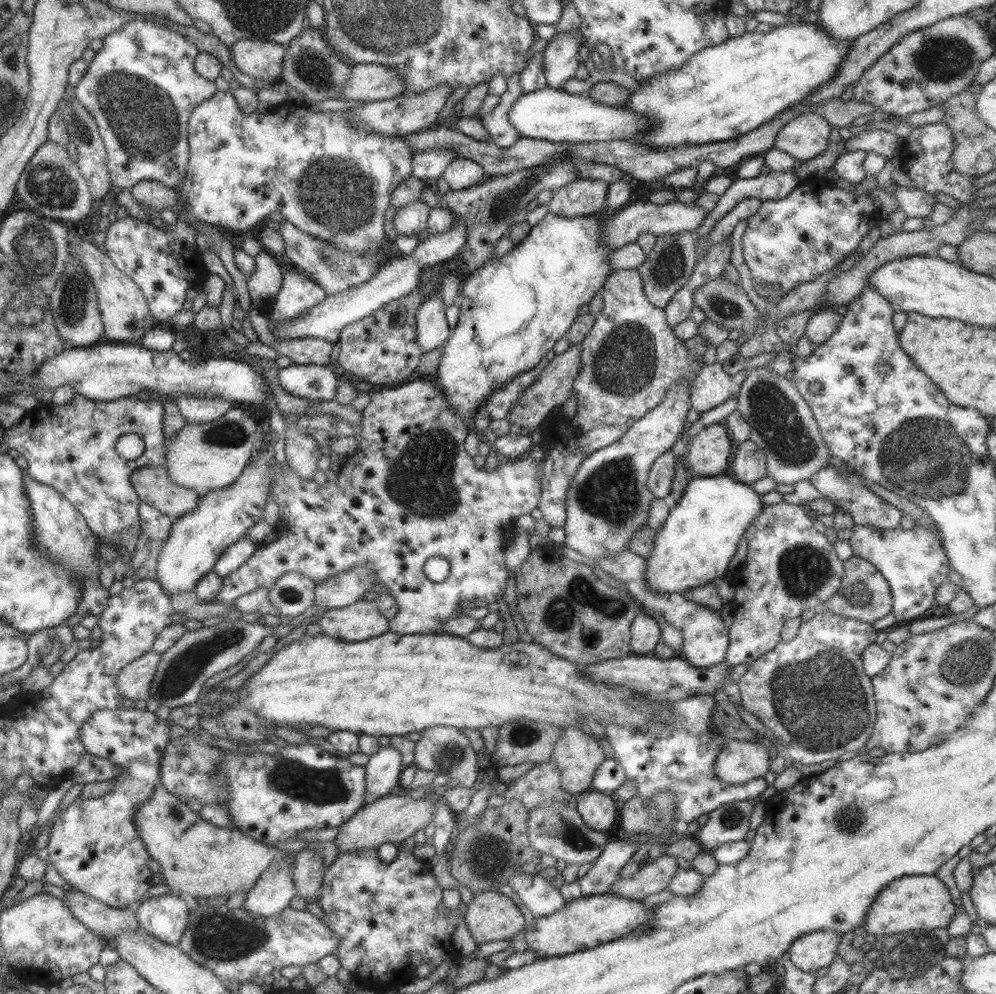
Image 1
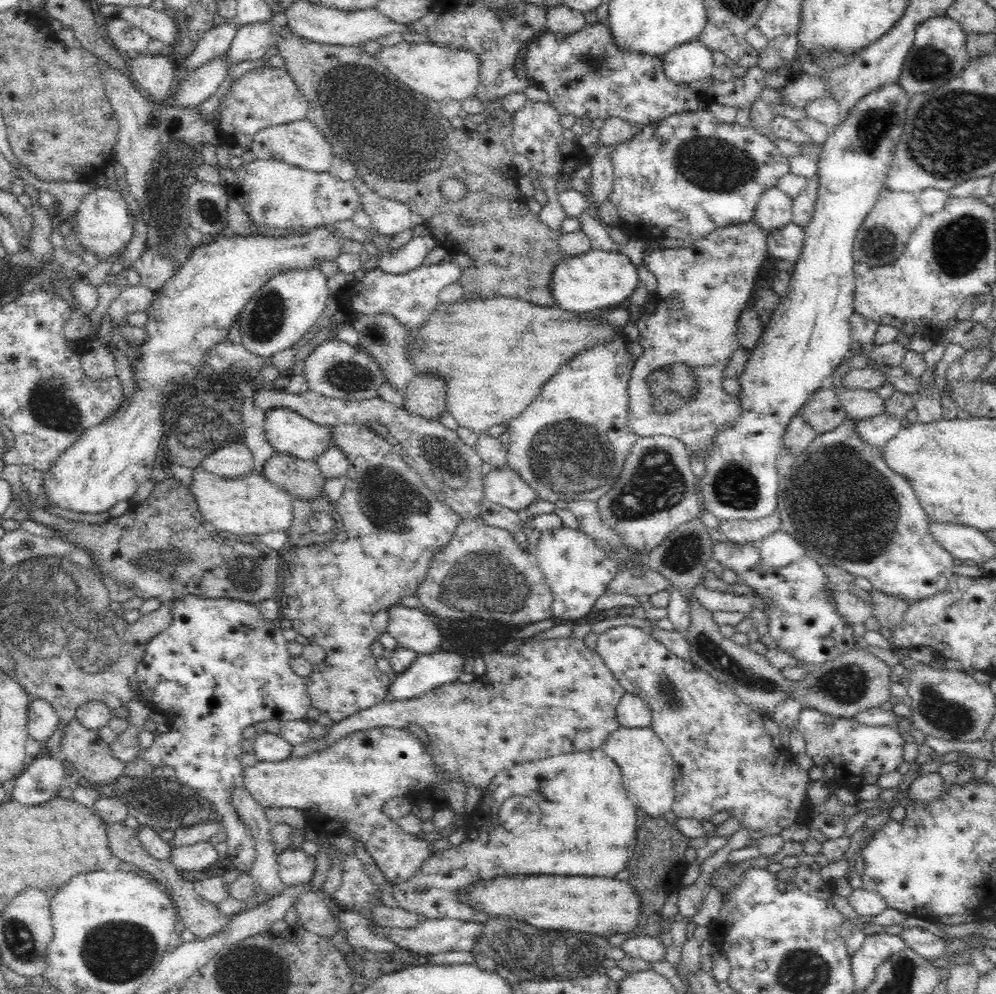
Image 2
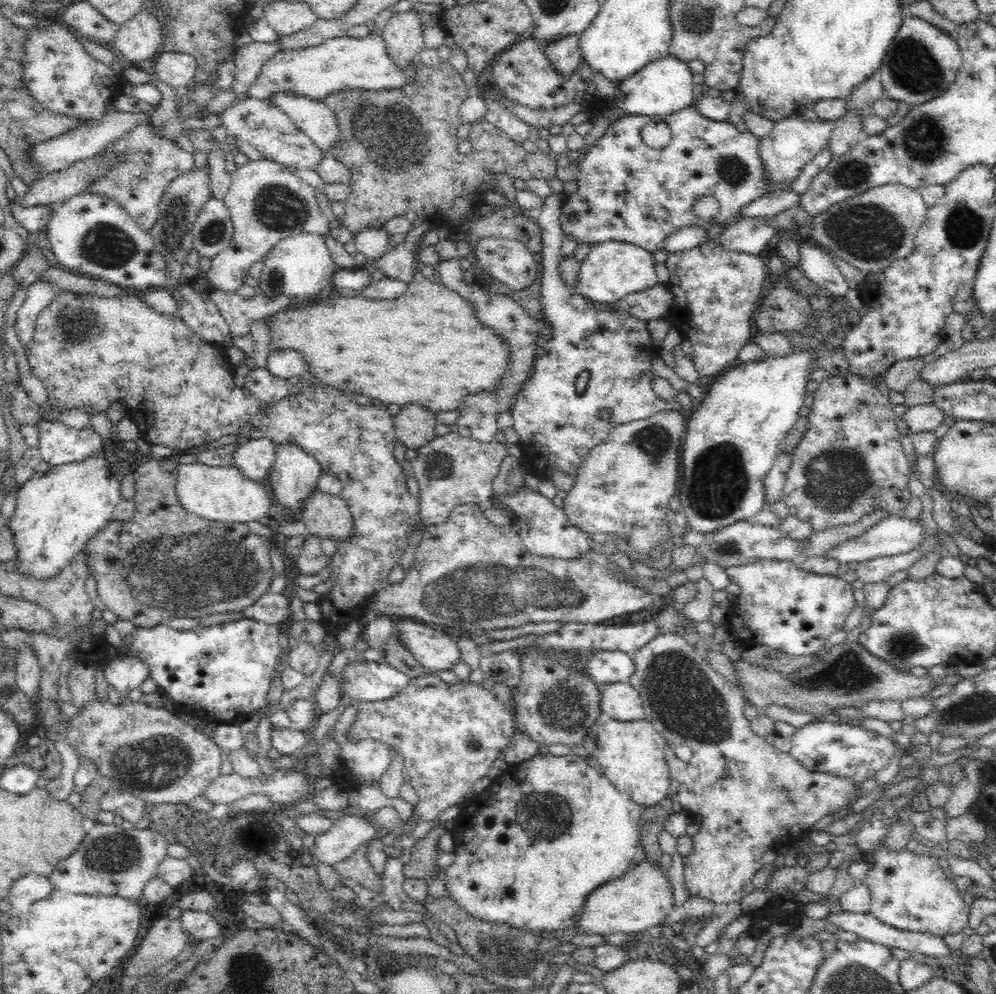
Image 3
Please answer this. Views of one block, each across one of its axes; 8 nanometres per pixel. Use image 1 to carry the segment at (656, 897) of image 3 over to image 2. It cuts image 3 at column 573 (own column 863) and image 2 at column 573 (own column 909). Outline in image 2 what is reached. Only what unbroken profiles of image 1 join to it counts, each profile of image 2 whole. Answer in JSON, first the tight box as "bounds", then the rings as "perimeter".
{"bounds":[458,874,642,937],"perimeter":[[[520,874],[520,876],[502,876],[492,880],[474,882],[470,888],[462,888],[458,894],[458,902],[473,908],[476,912],[483,912],[489,918],[508,918],[519,920],[534,928],[544,930],[568,930],[575,933],[587,932],[610,937],[620,932],[630,932],[636,921],[642,918],[639,911],[640,901],[634,894],[634,889],[628,882],[603,877],[570,877],[550,874]]]}

